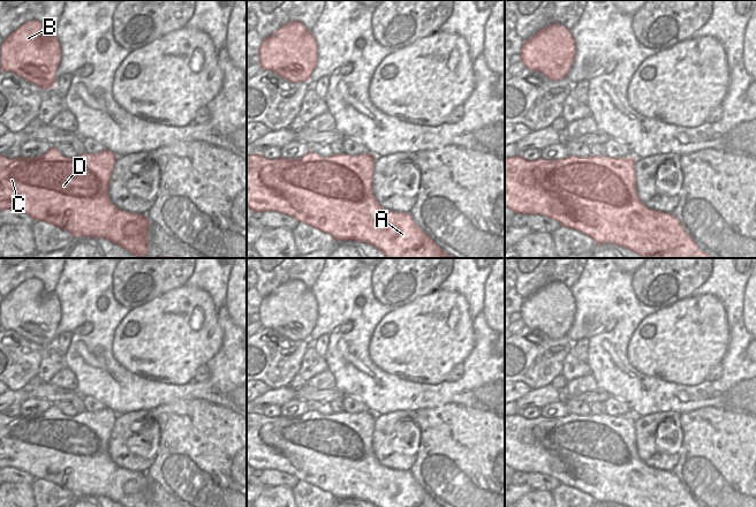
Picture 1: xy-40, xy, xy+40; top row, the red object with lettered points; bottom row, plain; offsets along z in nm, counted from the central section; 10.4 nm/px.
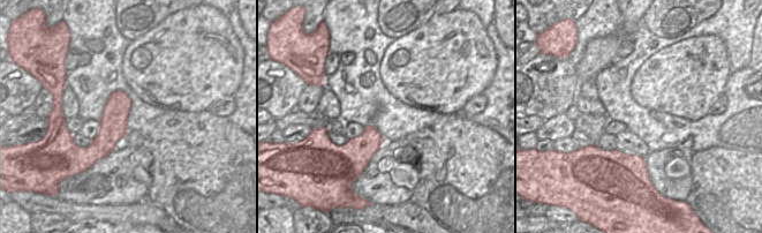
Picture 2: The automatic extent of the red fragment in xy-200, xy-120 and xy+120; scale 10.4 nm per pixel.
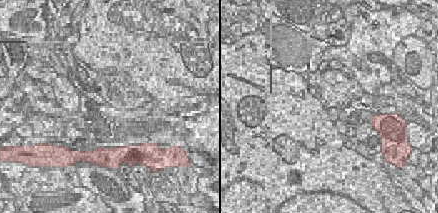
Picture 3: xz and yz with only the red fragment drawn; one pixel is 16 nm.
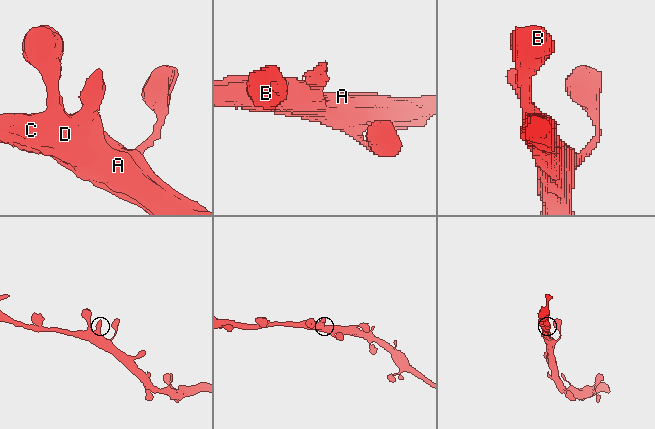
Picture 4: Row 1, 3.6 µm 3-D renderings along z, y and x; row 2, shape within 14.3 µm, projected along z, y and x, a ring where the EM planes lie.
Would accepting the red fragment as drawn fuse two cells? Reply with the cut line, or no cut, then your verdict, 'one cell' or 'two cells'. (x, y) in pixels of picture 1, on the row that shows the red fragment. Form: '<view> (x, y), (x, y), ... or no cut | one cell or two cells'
no cut | one cell

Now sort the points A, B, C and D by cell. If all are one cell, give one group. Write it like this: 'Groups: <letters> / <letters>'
Groups: A B C D.

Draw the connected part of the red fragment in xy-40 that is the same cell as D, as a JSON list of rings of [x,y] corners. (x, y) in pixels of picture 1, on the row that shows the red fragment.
[[[54,146],[35,158],[8,159],[0,154],[0,211],[21,211],[74,237],[103,237],[134,256],[148,257],[151,222],[145,214],[119,210],[107,194],[115,161],[116,156],[108,150],[67,158]]]

